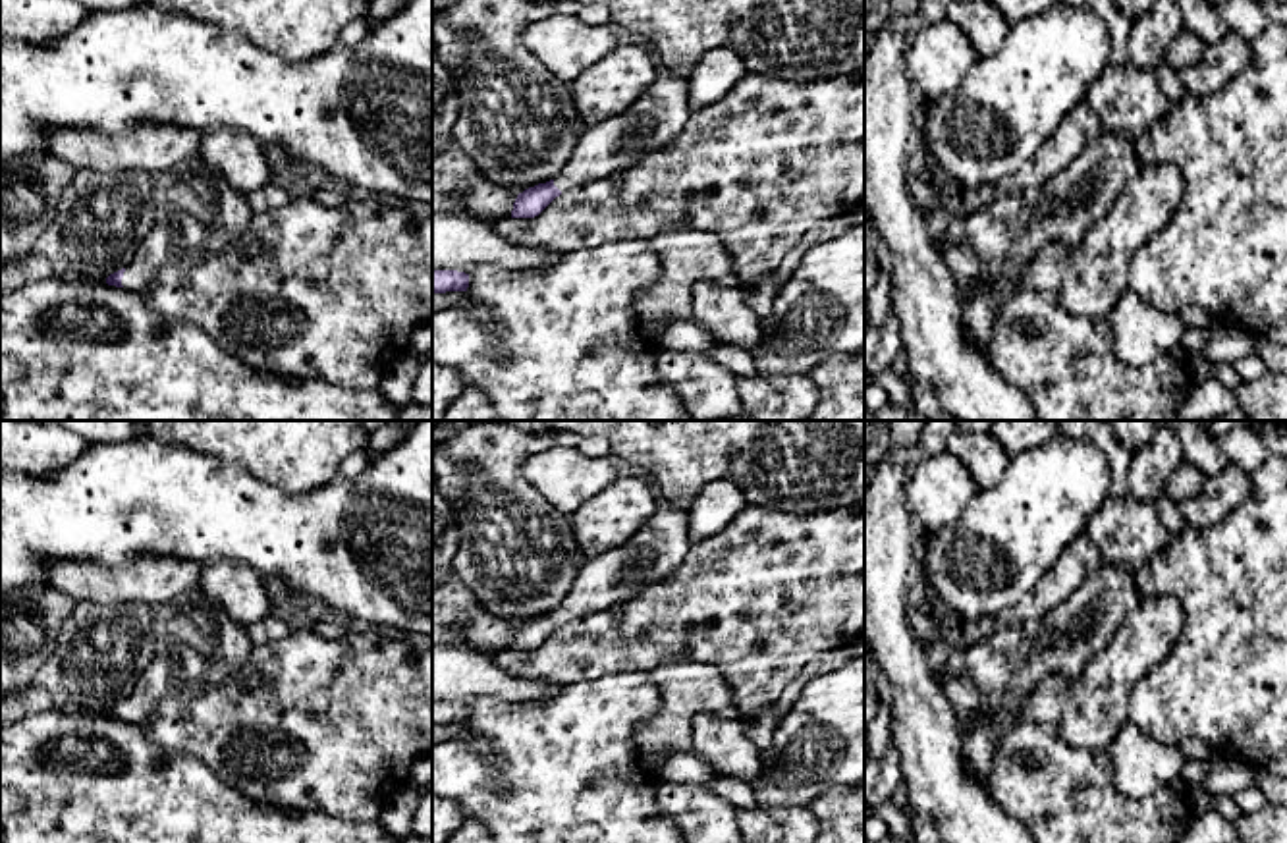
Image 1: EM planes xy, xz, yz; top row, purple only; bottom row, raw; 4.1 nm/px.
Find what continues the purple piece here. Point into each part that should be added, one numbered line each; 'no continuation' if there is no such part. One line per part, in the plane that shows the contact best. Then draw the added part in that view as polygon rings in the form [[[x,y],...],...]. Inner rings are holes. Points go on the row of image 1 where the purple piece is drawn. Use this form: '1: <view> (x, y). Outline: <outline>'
1: xy (197, 213). Outline: [[[201,154],[154,177],[154,224],[125,266],[122,286],[143,289],[164,266],[181,266],[222,253],[253,218],[247,197]]]

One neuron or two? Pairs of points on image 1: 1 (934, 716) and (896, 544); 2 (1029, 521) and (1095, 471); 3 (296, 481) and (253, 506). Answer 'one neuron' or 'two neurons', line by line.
1: one neuron
2: one neuron
3: two neurons

